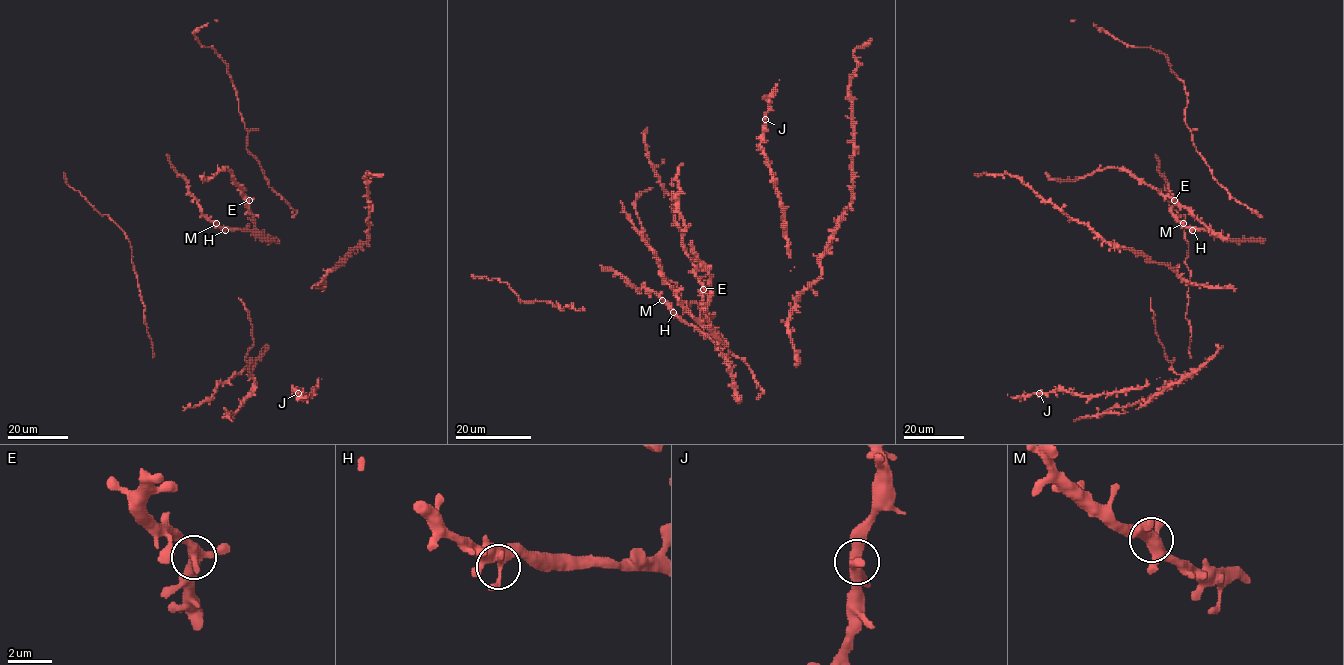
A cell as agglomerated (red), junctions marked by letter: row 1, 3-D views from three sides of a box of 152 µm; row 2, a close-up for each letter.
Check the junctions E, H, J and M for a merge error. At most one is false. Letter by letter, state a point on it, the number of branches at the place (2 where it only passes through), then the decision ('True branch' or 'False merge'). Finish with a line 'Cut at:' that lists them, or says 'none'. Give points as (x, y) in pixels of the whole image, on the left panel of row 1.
E: Place: (249, 200). Branches: 4. True branch
H: Place: (225, 230). Branches: 4. True branch
J: Place: (298, 393). Branches: 4. True branch
M: Place: (216, 223). Branches: 4. True branch
Cut at: none

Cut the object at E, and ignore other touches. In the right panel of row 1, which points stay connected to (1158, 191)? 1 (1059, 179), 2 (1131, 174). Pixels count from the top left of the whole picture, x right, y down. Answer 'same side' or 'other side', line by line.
1: same side
2: same side

